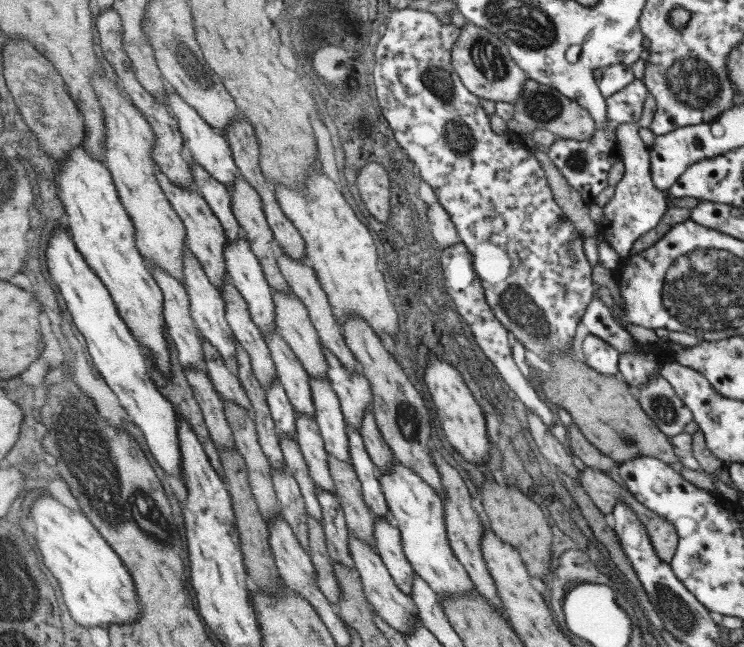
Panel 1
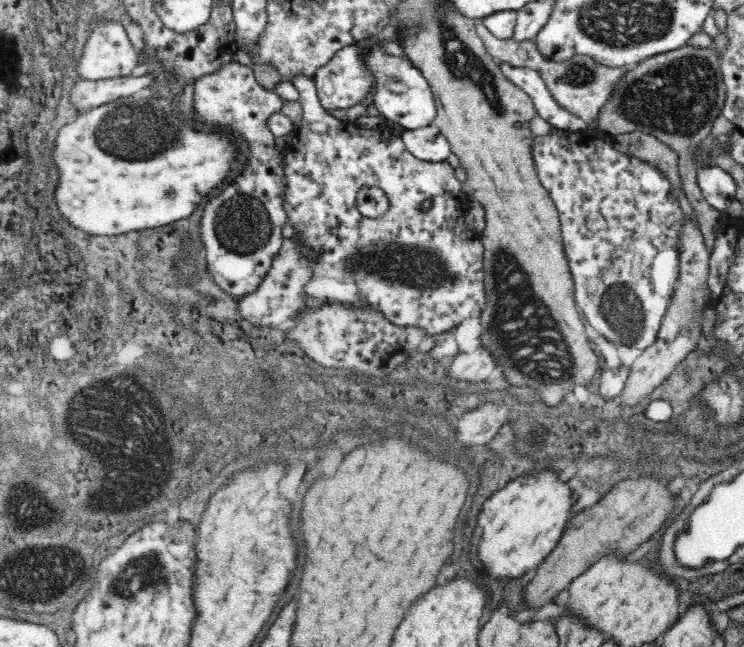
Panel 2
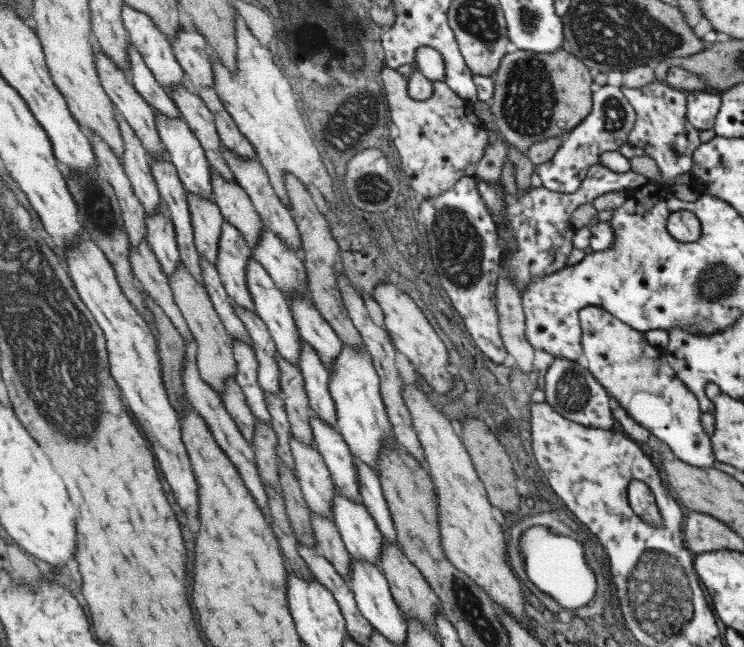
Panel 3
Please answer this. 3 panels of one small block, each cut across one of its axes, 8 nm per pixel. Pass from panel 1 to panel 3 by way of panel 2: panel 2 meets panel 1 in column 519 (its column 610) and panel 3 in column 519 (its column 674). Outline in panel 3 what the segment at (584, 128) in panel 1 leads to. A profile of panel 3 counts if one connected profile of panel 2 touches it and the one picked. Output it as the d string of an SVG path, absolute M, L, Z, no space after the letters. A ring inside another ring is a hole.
M511 48L493 72L495 96L487 106L493 114L491 124L497 126L509 146L515 146L525 154L535 142L563 138L587 118L593 108L591 84L593 74L567 48L559 48L551 54L533 54L529 50Z

